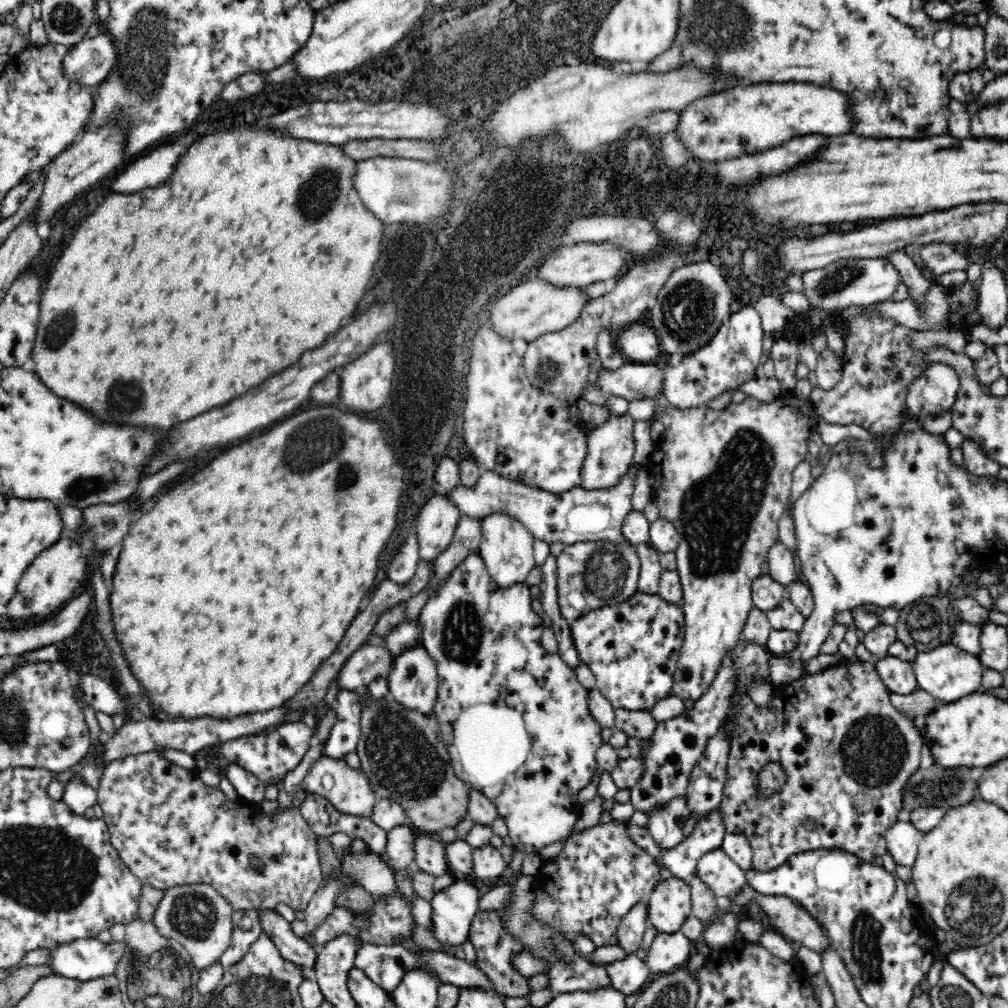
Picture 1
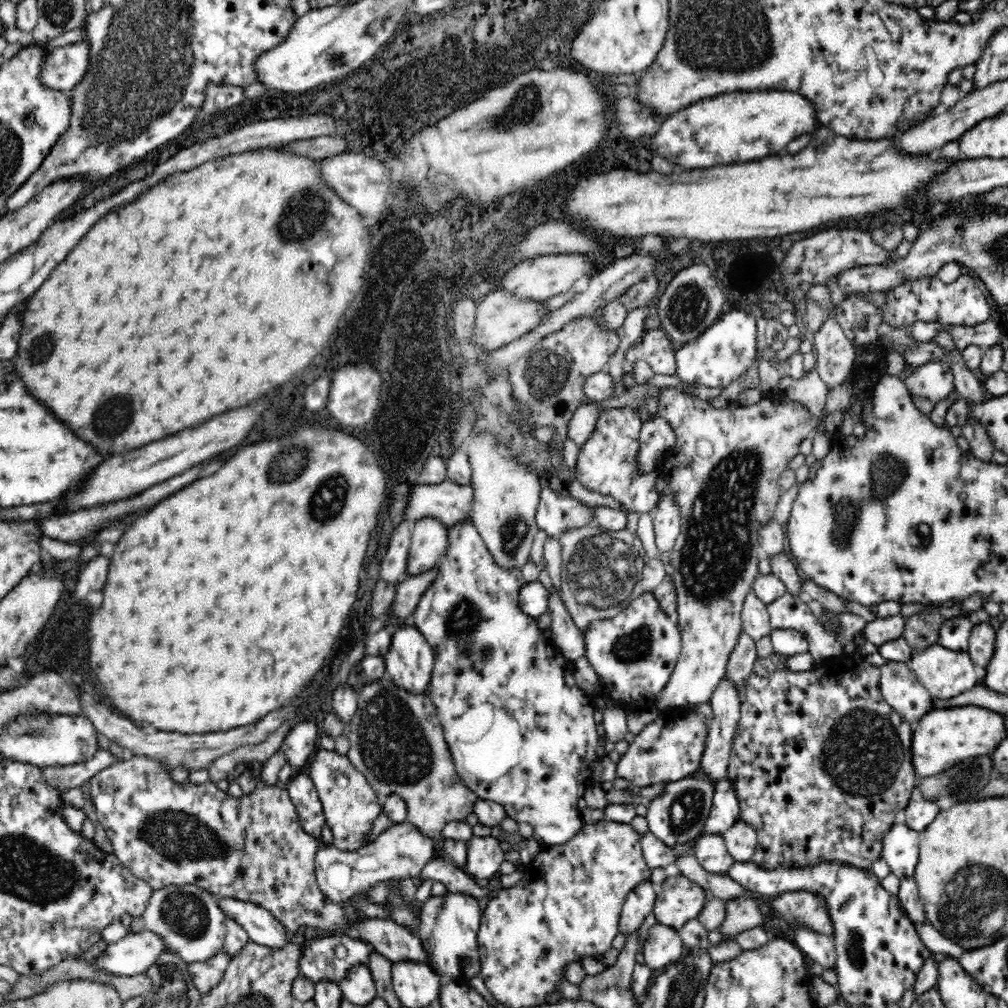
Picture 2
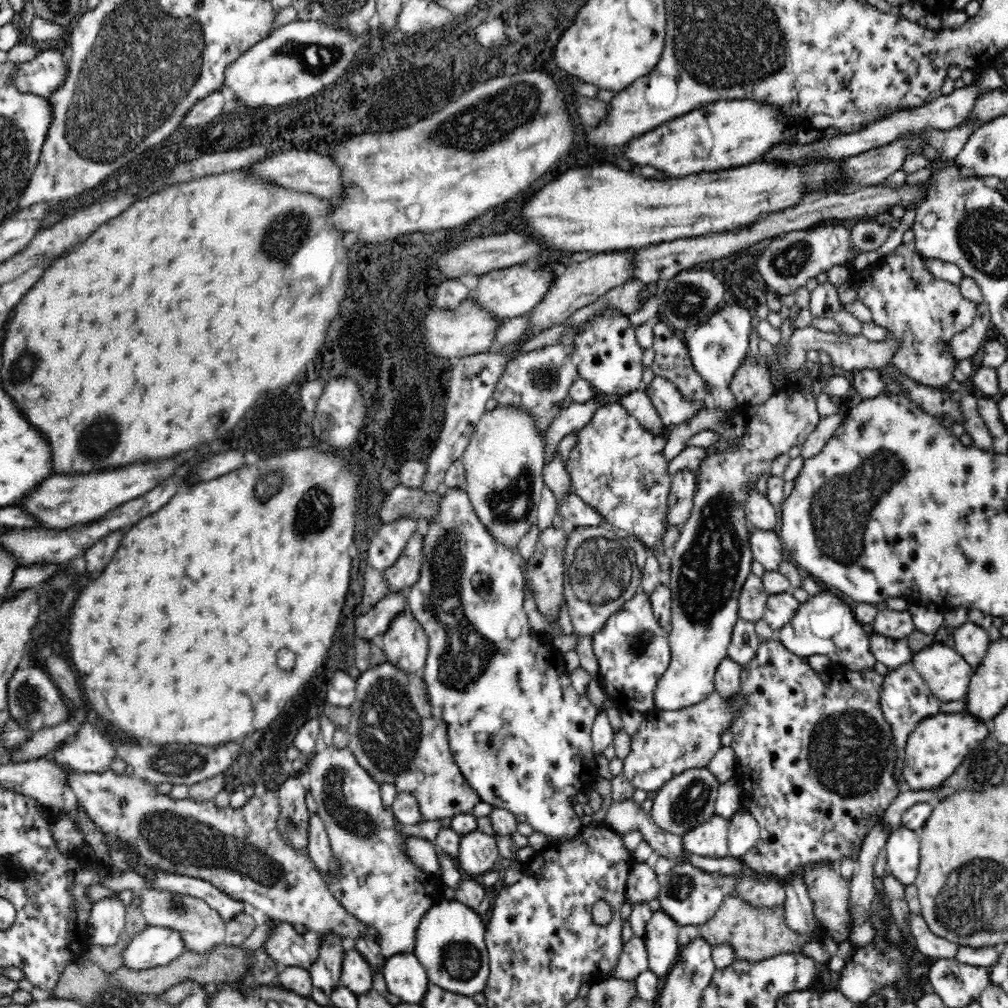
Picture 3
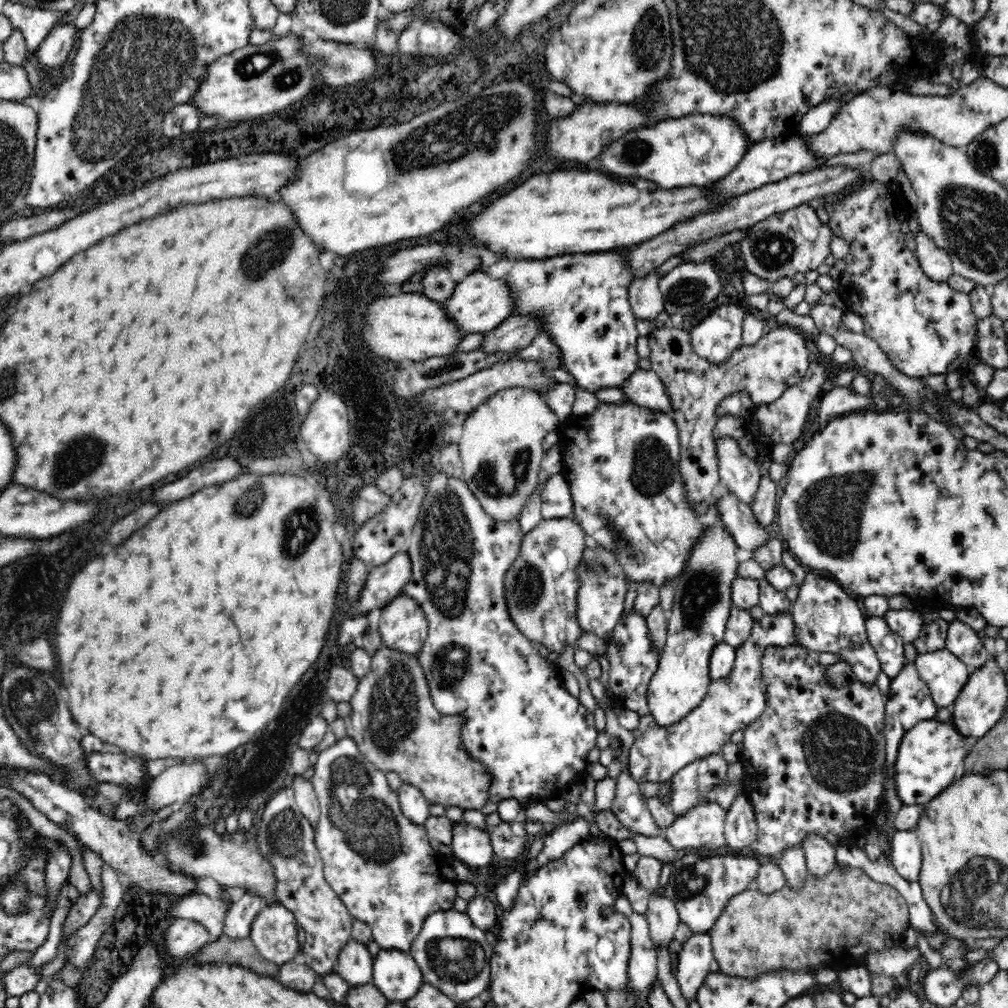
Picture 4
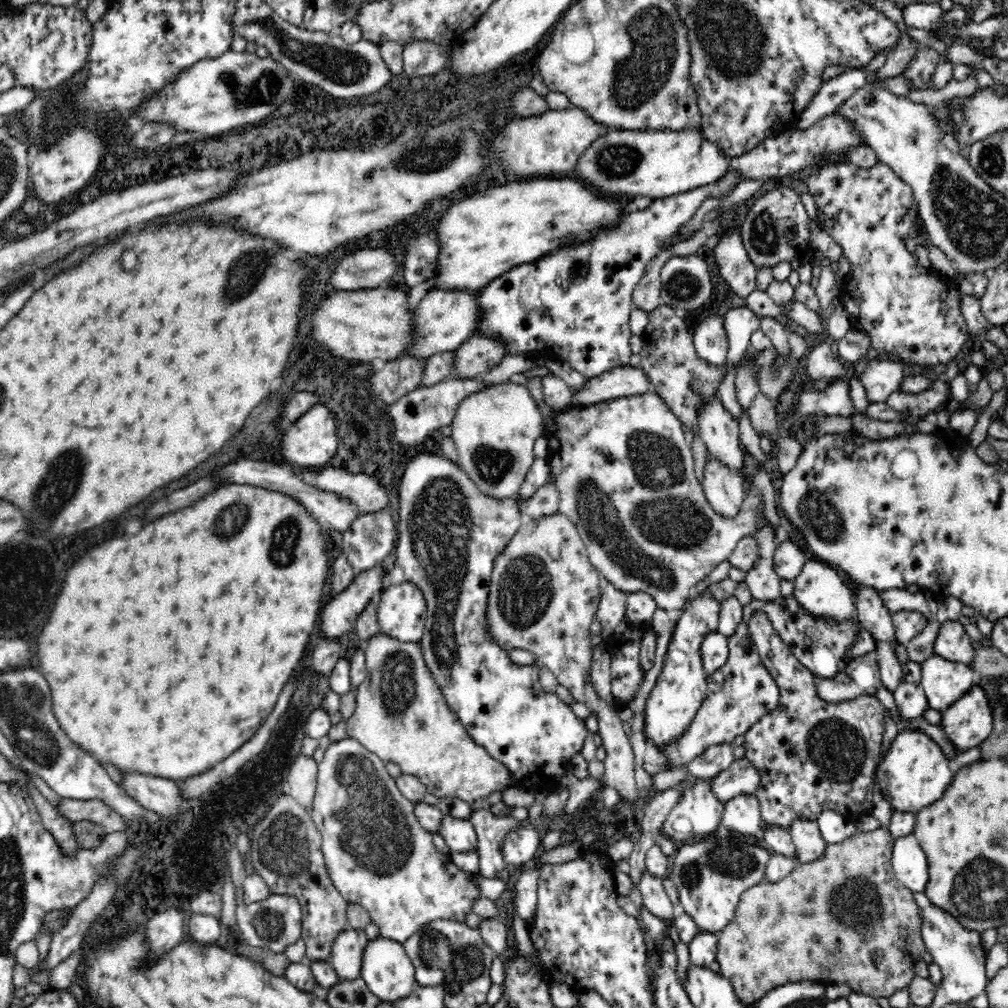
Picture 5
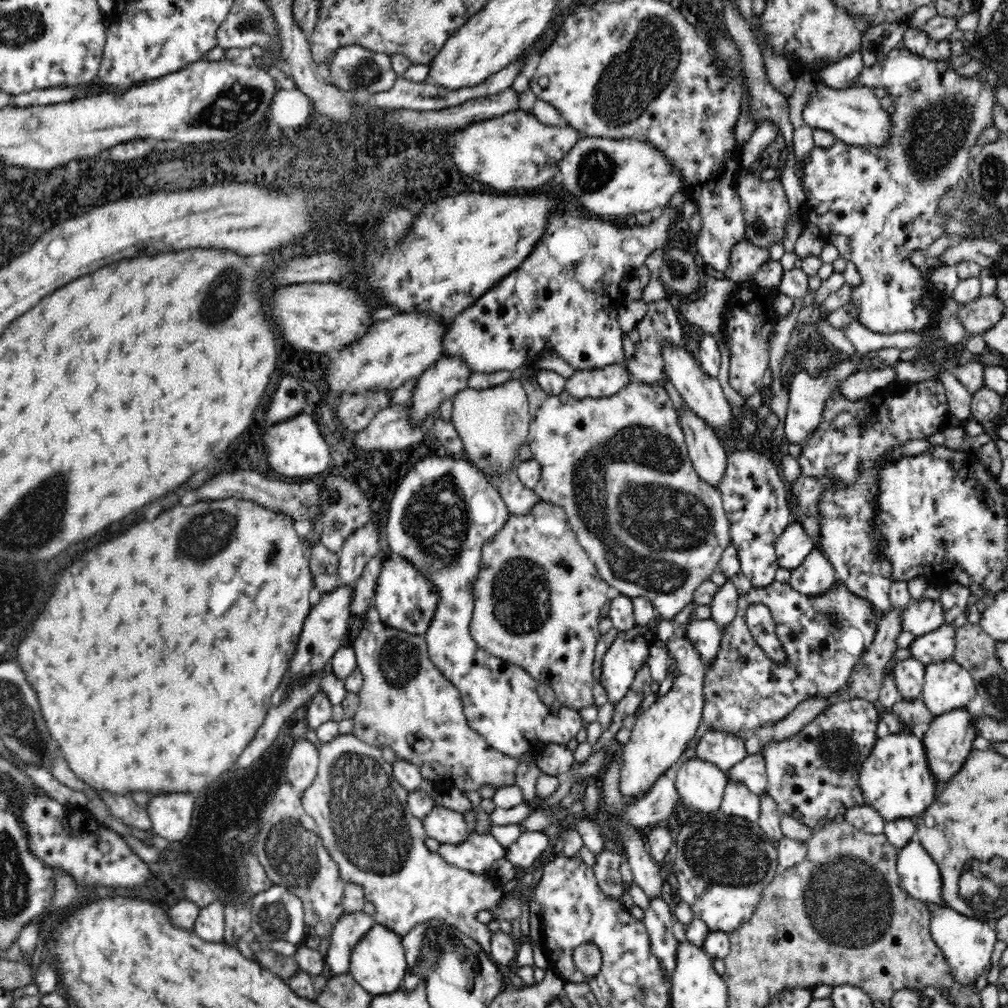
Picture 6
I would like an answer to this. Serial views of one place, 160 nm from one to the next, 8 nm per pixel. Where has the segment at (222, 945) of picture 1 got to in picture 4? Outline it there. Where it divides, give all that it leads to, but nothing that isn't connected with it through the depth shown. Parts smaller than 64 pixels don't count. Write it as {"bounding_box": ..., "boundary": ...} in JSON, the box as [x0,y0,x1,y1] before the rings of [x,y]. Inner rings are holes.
{"bounding_box":[172,892,228,940],"boundary":[[[194,892],[178,899],[178,904],[172,906],[172,916],[184,918],[203,924],[212,940],[217,940],[224,934],[223,928],[228,910],[224,896],[213,898],[205,893]]]}

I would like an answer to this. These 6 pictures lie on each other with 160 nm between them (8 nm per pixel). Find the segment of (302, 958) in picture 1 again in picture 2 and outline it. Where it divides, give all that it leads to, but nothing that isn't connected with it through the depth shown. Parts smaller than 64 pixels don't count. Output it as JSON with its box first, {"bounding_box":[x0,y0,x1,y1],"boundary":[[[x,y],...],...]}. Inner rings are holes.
{"bounding_box":[212,894,288,948],"boundary":[[[217,894],[212,896],[226,918],[236,921],[245,928],[250,941],[272,948],[280,948],[288,944],[286,928],[274,918],[270,911],[254,903],[223,898]]]}

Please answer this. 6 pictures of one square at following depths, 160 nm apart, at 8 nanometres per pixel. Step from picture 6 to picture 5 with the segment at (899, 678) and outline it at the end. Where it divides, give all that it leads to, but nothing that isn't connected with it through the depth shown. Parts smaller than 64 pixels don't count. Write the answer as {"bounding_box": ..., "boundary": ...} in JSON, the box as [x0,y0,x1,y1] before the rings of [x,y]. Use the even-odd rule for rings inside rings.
{"bounding_box":[893,661,929,718],"boundary":[[[914,661],[901,665],[902,680],[893,692],[896,706],[901,716],[920,718],[922,712],[929,707],[926,693],[921,685],[921,666]]]}

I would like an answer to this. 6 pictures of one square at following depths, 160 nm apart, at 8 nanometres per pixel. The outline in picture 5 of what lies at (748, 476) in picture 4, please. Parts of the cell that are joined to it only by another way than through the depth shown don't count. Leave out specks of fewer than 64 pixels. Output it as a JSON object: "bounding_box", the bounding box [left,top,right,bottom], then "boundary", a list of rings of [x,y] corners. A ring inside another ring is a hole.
{"bounding_box":[696,390,744,475],"boundary":[[[714,390],[708,396],[700,394],[698,399],[700,399],[700,402],[696,406],[698,407],[698,410],[696,410],[696,421],[698,421],[700,436],[707,446],[707,452],[726,464],[733,472],[738,472],[741,475],[744,472],[744,451],[738,447],[741,443],[740,439],[738,439],[738,419],[724,408],[717,390]]]}

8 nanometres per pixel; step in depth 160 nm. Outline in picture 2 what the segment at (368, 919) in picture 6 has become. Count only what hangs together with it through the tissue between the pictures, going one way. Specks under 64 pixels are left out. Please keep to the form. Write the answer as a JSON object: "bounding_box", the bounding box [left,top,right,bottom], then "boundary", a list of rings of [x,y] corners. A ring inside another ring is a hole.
{"bounding_box":[339,962,377,1007],"boundary":[[[364,962],[354,964],[339,983],[343,998],[364,1007],[377,996],[377,989],[372,973]]]}

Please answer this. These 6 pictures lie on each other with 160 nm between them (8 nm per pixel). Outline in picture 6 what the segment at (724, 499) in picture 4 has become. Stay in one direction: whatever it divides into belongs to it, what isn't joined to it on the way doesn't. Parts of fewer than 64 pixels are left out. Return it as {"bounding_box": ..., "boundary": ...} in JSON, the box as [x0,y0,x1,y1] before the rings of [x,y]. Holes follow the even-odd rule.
{"bounding_box":[676,404,727,487],"boundary":[[[687,404],[676,410],[676,414],[696,472],[710,486],[718,487],[720,476],[724,474],[726,468],[727,458],[718,435],[714,433],[713,428],[707,426],[705,420],[692,412]]]}

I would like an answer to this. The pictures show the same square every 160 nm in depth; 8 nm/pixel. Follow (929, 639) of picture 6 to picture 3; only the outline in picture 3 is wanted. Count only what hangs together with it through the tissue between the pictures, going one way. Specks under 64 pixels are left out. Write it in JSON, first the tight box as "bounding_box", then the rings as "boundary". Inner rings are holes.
{"bounding_box":[952,621,991,668],"boundary":[[[968,621],[953,630],[952,641],[953,649],[974,668],[984,660],[991,643],[986,631]]]}

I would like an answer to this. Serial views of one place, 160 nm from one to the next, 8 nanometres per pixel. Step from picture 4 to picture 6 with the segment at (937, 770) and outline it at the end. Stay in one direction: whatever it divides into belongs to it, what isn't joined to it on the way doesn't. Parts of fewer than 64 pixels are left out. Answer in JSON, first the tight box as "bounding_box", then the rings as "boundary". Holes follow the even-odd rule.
{"bounding_box":[858,733,939,822],"boundary":[[[889,733],[879,738],[862,764],[858,787],[865,804],[872,807],[884,822],[920,818],[939,791],[926,763],[924,743],[912,733]]]}

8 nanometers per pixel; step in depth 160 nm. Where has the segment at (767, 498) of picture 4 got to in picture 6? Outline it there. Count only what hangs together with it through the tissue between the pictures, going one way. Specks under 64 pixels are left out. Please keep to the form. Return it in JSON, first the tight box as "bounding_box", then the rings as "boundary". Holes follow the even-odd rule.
{"bounding_box":[520,374,730,623],"boundary":[[[534,374],[520,377],[520,383],[526,391],[529,400],[530,424],[526,444],[532,453],[532,458],[540,465],[540,480],[533,490],[535,496],[542,501],[562,507],[568,515],[568,523],[576,534],[578,542],[594,563],[600,575],[610,586],[619,590],[620,594],[633,597],[646,597],[656,607],[657,614],[663,620],[673,623],[675,616],[682,612],[682,608],[692,602],[693,594],[701,582],[708,580],[713,572],[718,572],[718,564],[725,549],[730,546],[729,521],[723,510],[723,503],[716,488],[710,486],[699,477],[690,460],[684,433],[678,424],[676,408],[666,394],[661,384],[642,383],[632,379],[618,392],[602,398],[576,398],[566,389],[560,394],[549,395],[544,392],[535,379]]]}

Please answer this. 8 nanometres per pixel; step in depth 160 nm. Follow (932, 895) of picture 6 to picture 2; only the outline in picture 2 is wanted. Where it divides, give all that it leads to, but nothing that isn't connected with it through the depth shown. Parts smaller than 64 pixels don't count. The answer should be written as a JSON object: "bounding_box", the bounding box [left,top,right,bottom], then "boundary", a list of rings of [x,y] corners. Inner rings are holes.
{"bounding_box":[881,824,919,880],"boundary":[[[893,824],[884,835],[881,856],[900,880],[912,878],[919,859],[919,832],[906,824]]]}

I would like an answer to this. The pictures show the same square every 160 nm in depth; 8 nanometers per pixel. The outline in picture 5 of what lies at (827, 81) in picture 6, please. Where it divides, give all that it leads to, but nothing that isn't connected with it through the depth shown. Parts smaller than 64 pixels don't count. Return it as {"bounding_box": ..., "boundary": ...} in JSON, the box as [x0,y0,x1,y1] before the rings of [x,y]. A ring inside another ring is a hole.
{"bounding_box":[796,67,870,130],"boundary":[[[846,67],[841,74],[824,83],[820,91],[811,100],[807,108],[798,117],[796,128],[804,130],[810,128],[818,119],[832,114],[836,106],[840,106],[846,98],[856,93],[858,88],[867,84],[870,73],[860,67]]]}

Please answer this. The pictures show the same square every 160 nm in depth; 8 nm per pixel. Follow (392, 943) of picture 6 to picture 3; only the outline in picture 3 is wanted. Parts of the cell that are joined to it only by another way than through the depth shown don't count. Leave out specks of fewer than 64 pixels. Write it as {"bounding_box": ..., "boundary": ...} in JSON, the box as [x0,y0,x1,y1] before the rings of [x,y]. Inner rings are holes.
{"bounding_box":[382,952,430,1004],"boundary":[[[413,952],[386,958],[382,974],[390,994],[402,1003],[420,1004],[428,991],[430,983],[426,970]]]}

